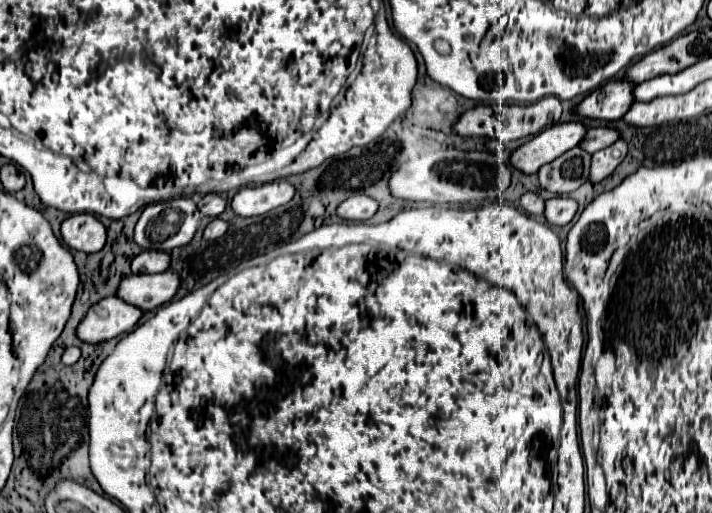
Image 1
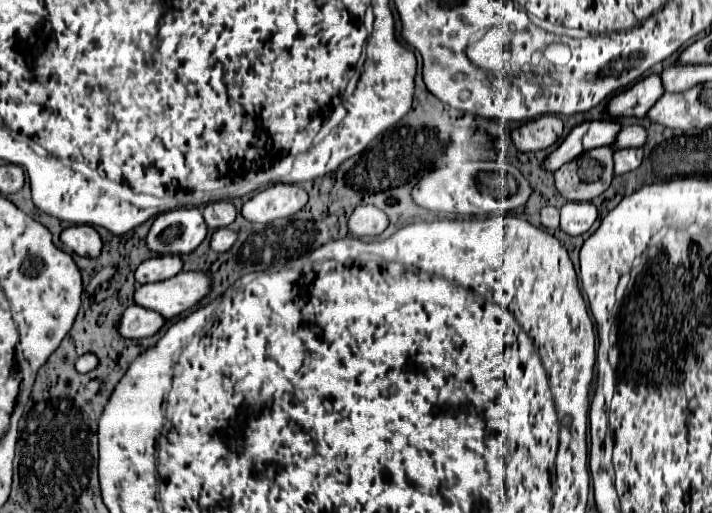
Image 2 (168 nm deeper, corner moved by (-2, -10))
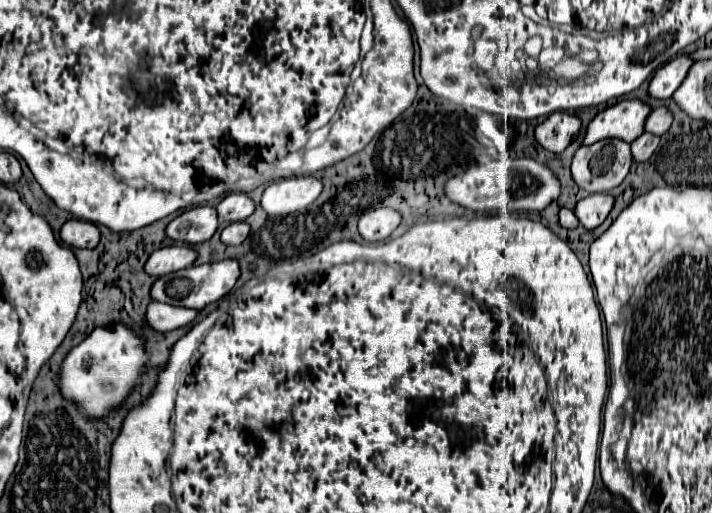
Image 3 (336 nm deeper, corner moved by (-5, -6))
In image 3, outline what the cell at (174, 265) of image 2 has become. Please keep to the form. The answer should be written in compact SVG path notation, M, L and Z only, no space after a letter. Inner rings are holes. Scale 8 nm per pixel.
M167 246L167 248L155 250L149 256L145 270L147 270L147 274L159 278L169 272L183 270L183 268L191 266L195 260L197 260L197 252L191 246Z

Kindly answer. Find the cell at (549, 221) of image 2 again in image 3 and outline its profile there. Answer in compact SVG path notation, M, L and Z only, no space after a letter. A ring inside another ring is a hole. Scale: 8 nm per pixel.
M561 208L559 212L559 222L563 228L577 228L579 226L579 220L575 216L573 210L567 210L567 208Z

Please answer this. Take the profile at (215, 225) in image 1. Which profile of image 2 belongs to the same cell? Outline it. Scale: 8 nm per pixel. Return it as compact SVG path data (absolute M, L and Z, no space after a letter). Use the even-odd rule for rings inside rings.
M218 228L212 238L210 238L210 246L216 252L226 252L230 250L230 246L236 242L236 232L230 228Z

